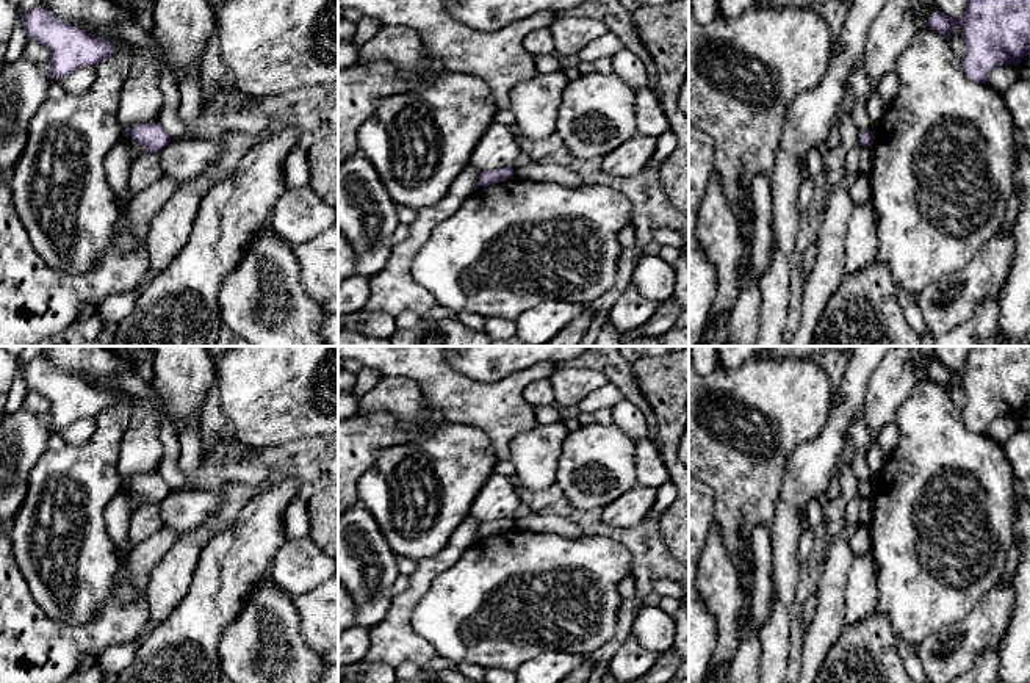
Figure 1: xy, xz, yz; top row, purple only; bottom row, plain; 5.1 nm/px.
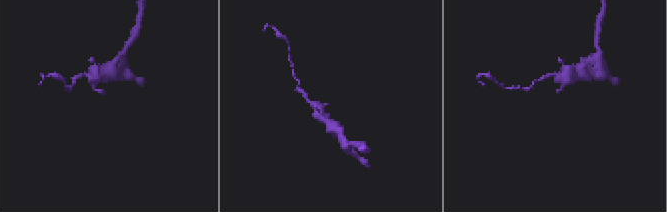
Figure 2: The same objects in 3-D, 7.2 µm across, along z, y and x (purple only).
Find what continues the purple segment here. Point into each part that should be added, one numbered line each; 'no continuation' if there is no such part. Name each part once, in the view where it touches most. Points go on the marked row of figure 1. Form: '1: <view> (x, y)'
no continuation

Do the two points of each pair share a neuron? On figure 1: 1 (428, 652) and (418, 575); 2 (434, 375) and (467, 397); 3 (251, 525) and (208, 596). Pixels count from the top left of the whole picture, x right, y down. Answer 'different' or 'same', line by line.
1: same
2: same
3: same

